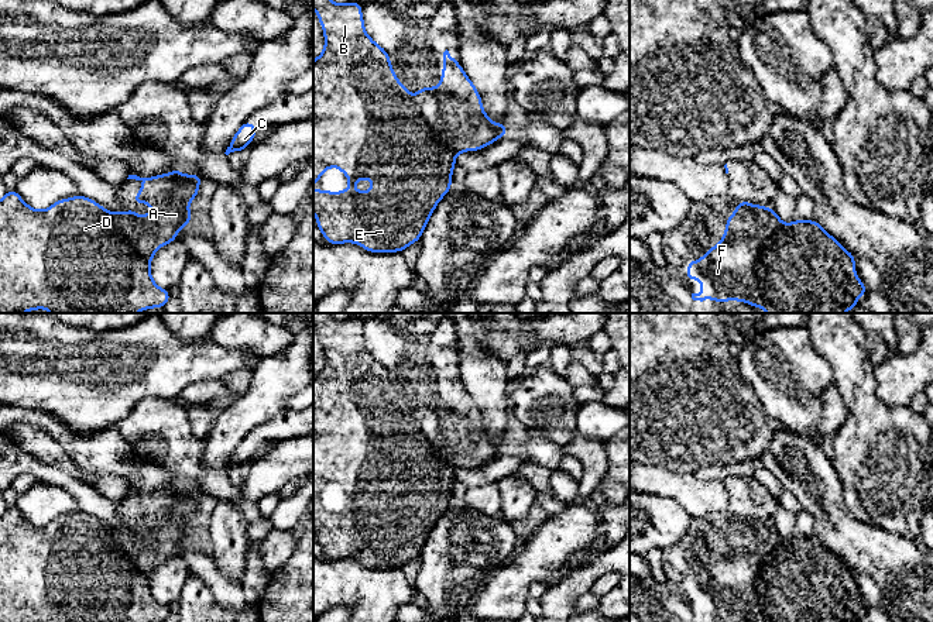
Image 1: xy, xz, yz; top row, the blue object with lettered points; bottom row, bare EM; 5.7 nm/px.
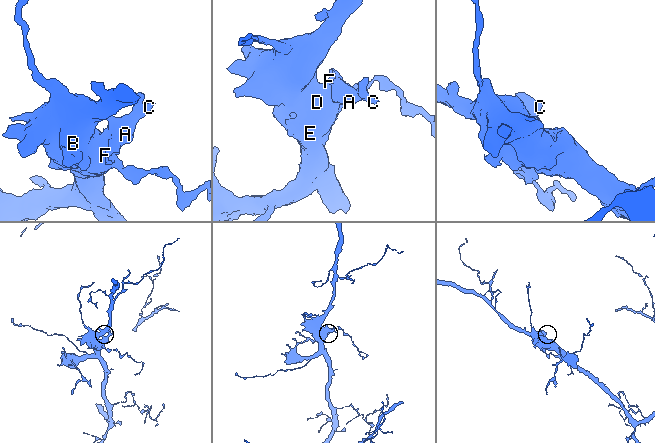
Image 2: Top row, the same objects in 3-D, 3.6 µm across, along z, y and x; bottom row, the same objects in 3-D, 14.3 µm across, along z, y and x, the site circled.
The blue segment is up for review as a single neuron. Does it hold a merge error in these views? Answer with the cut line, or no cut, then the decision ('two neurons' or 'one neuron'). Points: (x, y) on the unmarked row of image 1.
cut yz (782, 539), (755, 573), (755, 595), (765, 621); two neurons

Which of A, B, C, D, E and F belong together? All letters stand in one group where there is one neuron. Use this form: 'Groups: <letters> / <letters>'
Groups: A C F / B D E

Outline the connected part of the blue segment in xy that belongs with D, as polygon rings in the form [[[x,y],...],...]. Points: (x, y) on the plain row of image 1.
[[[16,505],[7,506],[0,516],[0,622],[165,622],[171,615],[168,605],[155,601],[150,581],[136,564],[126,564],[116,544],[113,529],[82,511],[55,518],[45,526],[31,525]]]

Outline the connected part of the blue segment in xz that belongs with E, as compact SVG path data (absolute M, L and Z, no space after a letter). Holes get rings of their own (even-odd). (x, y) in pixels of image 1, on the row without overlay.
M313 313L313 326L325 348L325 365L313 377L313 501L320 495L322 489L330 484L339 484L350 496L346 508L326 508L319 505L313 508L313 528L316 540L329 560L356 559L366 567L371 568L402 568L409 560L419 557L425 542L436 520L452 504L452 488L456 482L455 471L445 468L435 454L435 440L431 440L416 425L408 405L397 395L390 378L390 371L381 361L377 361L364 346L361 322L357 317L349 320L337 320L327 313ZM360 494L370 495L373 505L370 508L356 508L353 504Z

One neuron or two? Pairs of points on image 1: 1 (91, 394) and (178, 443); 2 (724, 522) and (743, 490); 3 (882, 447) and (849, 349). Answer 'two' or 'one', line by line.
1: two
2: one
3: one

